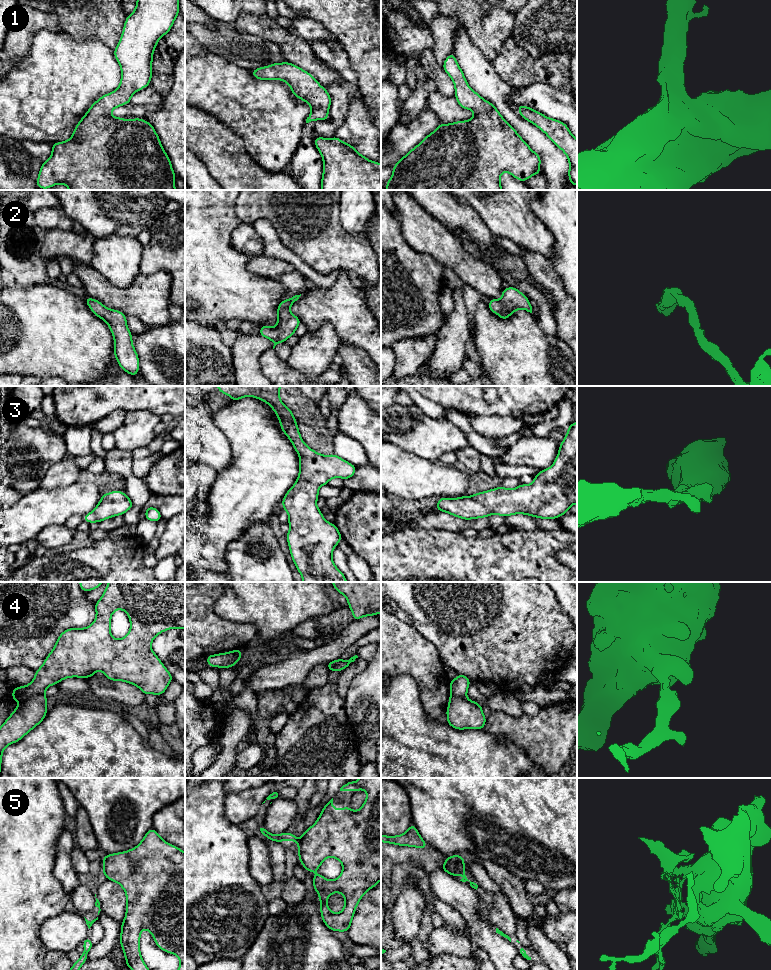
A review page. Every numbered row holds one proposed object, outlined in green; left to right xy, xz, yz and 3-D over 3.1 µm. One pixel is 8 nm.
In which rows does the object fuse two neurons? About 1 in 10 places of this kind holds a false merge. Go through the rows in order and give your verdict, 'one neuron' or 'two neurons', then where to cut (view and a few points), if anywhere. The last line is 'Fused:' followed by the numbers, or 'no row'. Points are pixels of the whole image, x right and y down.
1: one neuron; no cut
2: one neuron; no cut
3: one neuron; no cut
4: two neurons; cut in xy along (43, 693), (32, 695), (21, 702)
5: two neurons; cut in xz along (300, 840), (299, 857)
Fused: 4, 5

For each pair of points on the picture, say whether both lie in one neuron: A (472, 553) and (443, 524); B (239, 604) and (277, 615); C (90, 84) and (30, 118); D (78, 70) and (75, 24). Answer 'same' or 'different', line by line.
A: different
B: same
C: same
D: different

